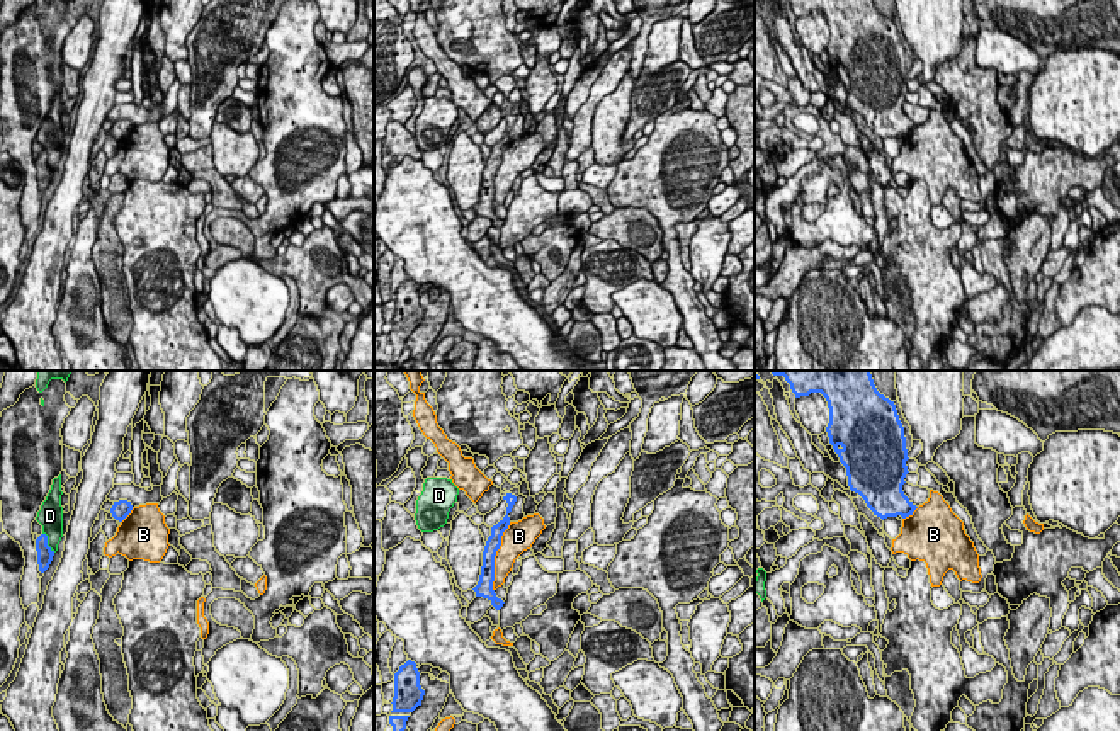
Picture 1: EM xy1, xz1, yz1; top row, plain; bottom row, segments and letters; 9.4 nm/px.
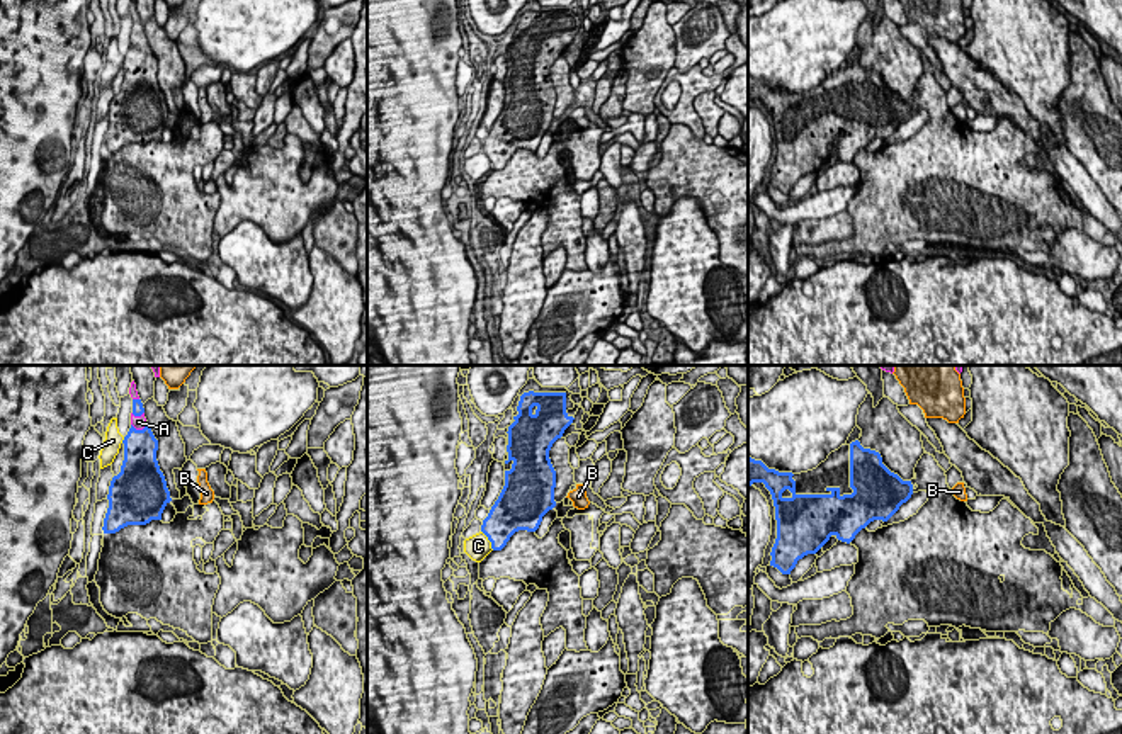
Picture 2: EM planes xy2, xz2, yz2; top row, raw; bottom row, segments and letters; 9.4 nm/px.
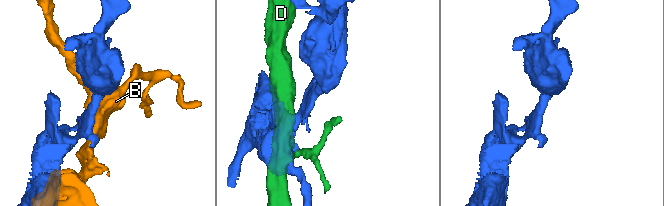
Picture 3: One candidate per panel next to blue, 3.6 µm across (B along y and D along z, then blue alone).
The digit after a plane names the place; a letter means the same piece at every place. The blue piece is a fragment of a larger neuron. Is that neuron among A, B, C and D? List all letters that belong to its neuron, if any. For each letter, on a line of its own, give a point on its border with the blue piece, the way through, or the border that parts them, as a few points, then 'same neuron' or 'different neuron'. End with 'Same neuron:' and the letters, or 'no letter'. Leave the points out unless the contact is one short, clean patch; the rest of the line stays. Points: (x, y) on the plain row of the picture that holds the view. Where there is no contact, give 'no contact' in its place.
A: meets blue in xy2 at (140, 50); same neuron
B: meets blue in xz1 at (495, 174); different neuron
C: meets blue in xz2 at (488, 158); different neuron
D: meets blue in xy1 at (46, 162); border along xy1 (43, 152), (55, 170); different neuron
Same neuron: A

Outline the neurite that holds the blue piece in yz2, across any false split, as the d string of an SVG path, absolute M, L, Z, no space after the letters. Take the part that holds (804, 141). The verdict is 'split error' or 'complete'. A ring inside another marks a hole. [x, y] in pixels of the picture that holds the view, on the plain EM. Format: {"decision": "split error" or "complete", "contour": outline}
{"decision": "split error", "contour": "M858 59L842 65L816 88L801 93L768 88L748 75L748 105L753 102L763 102L774 119L777 158L770 185L782 194L790 194L799 178L816 173L831 155L850 163L870 141L887 141L913 114L911 100L891 92L881 73L864 68Z"}

